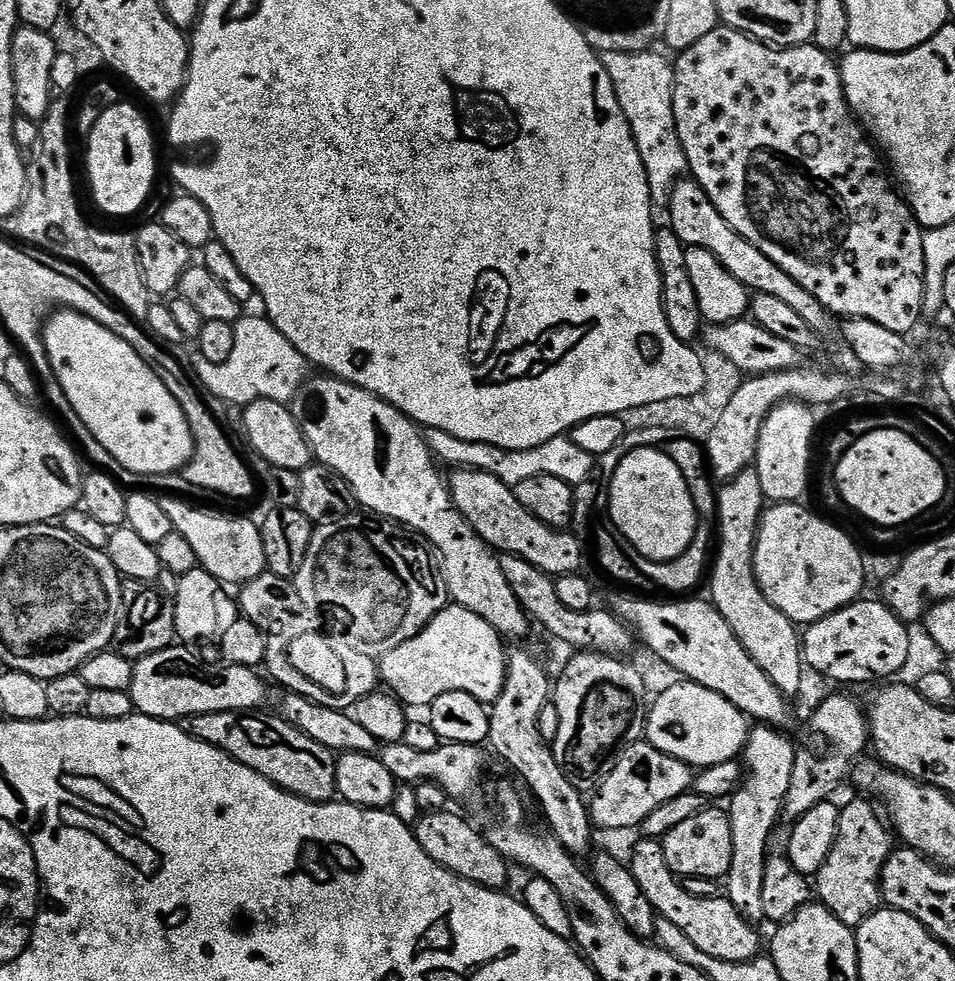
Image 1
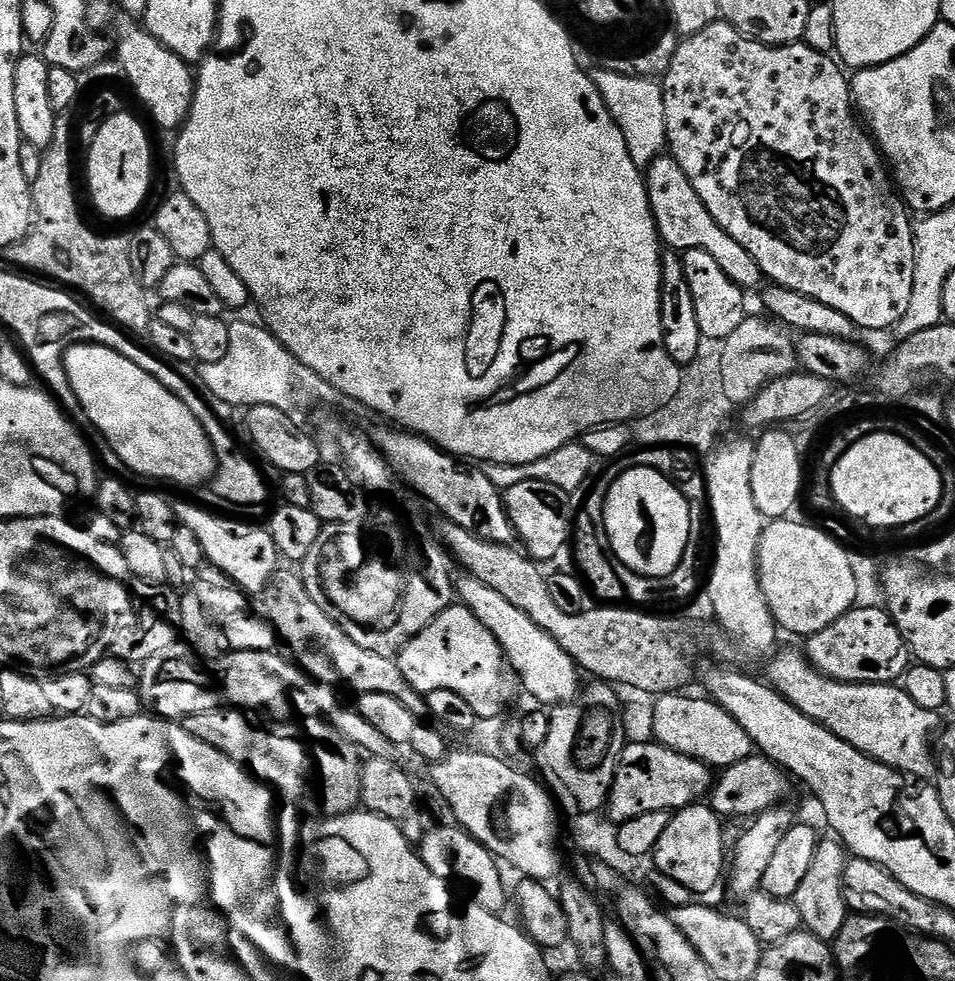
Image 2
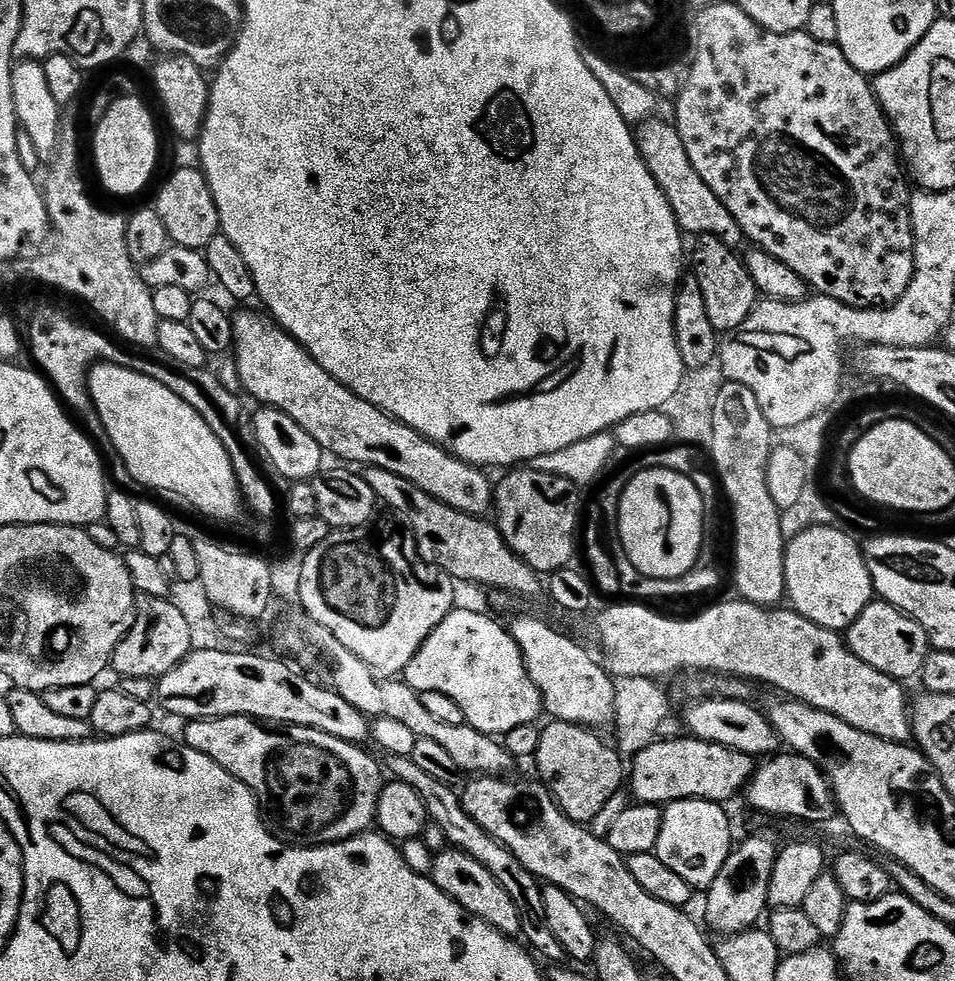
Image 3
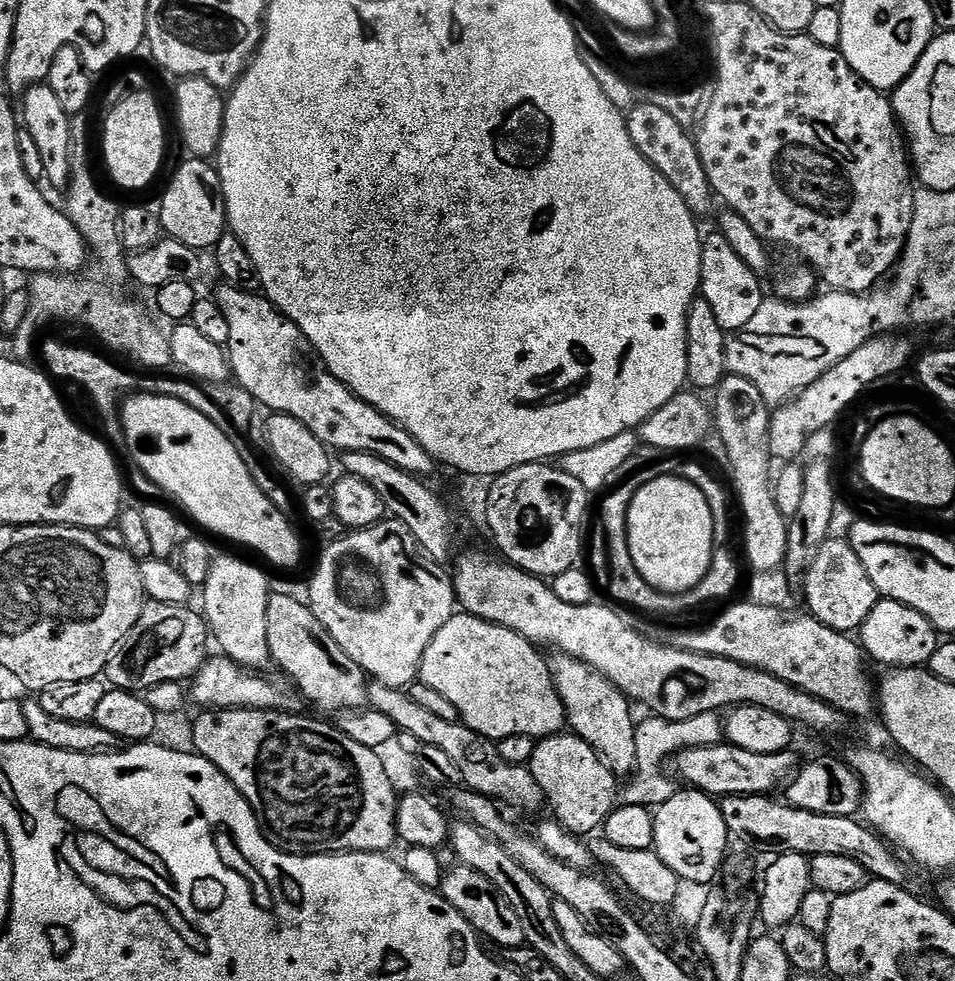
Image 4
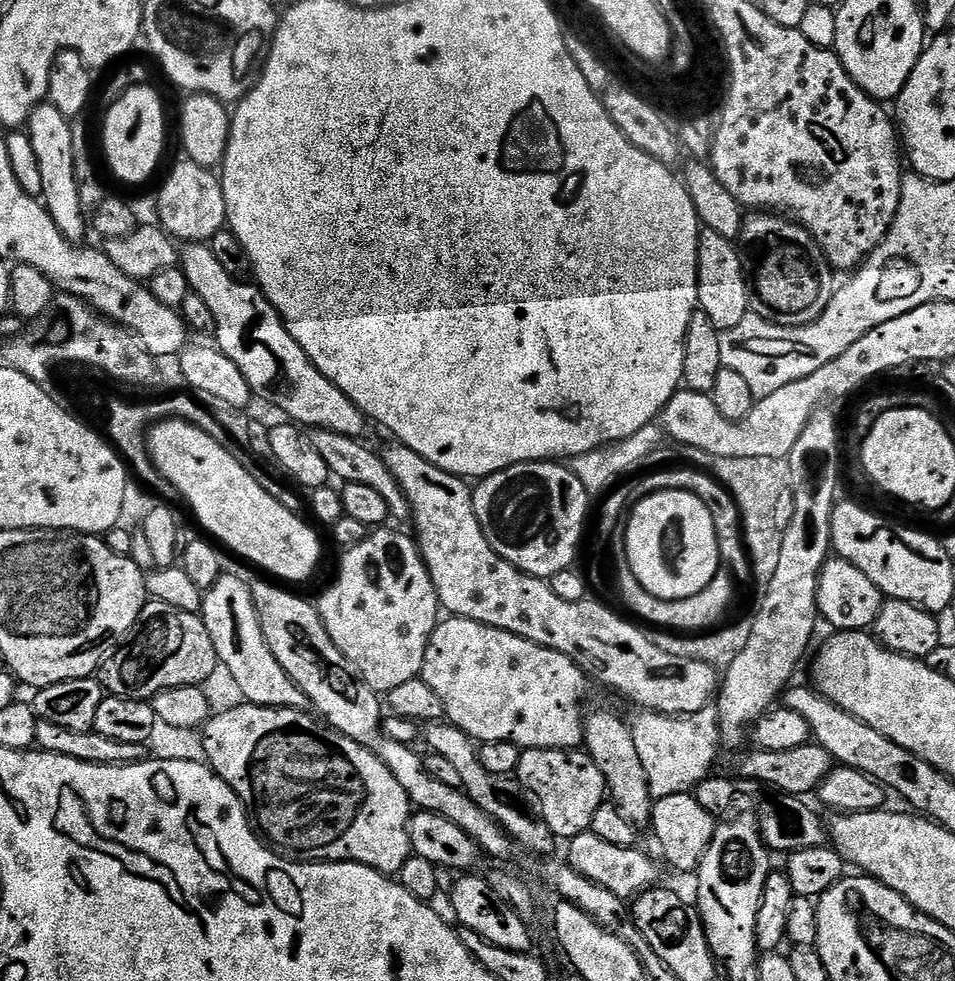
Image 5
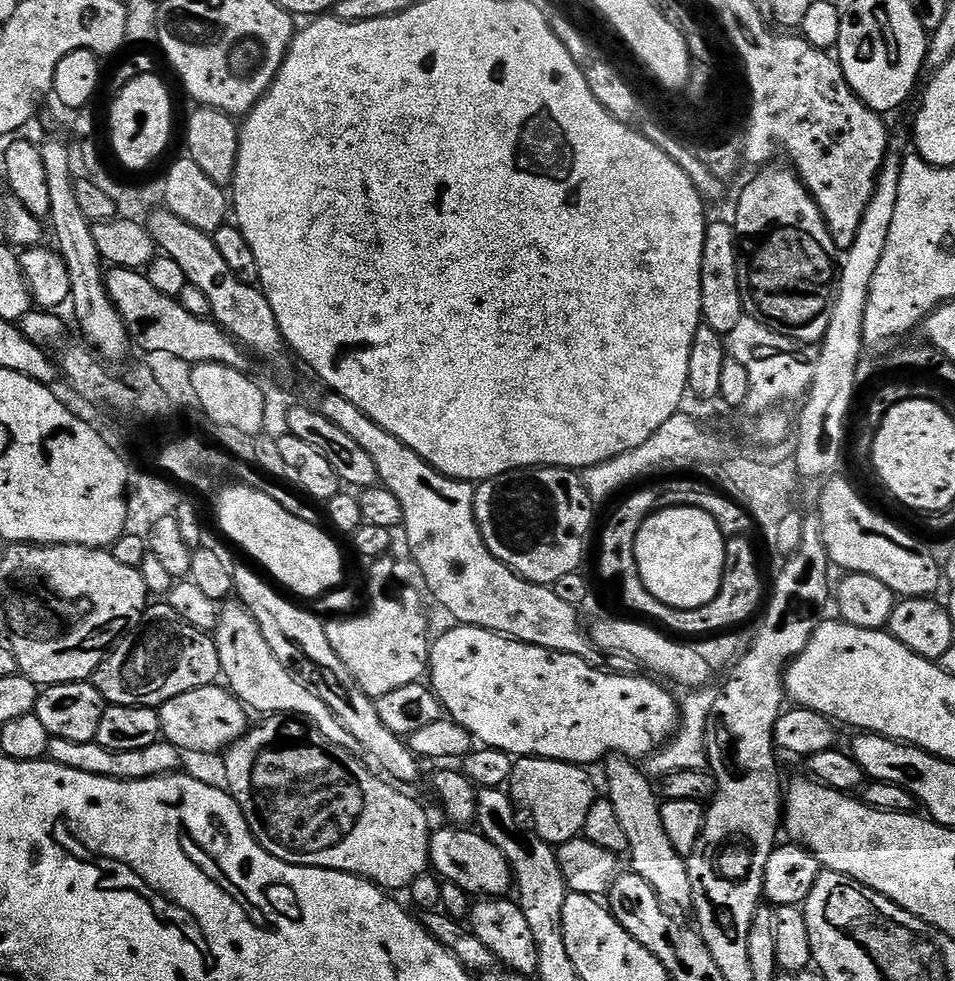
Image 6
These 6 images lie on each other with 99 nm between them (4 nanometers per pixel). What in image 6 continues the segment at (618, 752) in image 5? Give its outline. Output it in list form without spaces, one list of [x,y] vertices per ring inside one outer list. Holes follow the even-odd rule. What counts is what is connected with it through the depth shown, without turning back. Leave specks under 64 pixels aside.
[[[611,753],[604,762],[606,766],[606,798],[614,806],[617,811],[617,817],[622,825],[622,830],[625,831],[628,842],[628,858],[631,858],[631,871],[642,876],[654,890],[654,894],[658,894],[661,904],[669,910],[680,910],[676,908],[692,908],[692,890],[690,884],[690,876],[687,861],[685,857],[680,856],[674,846],[671,845],[670,838],[666,835],[666,830],[663,829],[661,816],[661,801],[656,789],[656,792],[651,784],[653,781],[647,776],[647,773],[633,760],[626,756]]]

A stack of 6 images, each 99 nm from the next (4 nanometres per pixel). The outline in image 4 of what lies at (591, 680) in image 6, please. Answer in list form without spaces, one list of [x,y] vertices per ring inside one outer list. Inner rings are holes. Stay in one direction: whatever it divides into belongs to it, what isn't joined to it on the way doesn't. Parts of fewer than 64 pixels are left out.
[[[453,614],[446,626],[434,634],[420,663],[419,683],[438,690],[442,698],[454,702],[457,717],[478,734],[498,742],[511,736],[543,738],[563,733],[566,728],[564,707],[552,681],[552,670],[547,659],[540,657],[541,649],[514,630],[490,624],[487,620],[467,614]]]

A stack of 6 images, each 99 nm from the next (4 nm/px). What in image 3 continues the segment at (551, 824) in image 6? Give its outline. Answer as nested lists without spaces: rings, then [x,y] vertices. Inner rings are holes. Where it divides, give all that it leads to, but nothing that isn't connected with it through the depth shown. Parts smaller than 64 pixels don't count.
[[[552,722],[549,723],[549,728],[545,727],[540,734],[540,741],[538,742],[538,750],[536,751],[534,757],[534,765],[536,764],[536,768],[540,771],[539,779],[542,781],[545,788],[551,792],[552,796],[556,800],[556,804],[558,807],[566,813],[571,820],[574,821],[576,824],[582,824],[585,826],[591,825],[592,819],[595,817],[596,814],[601,813],[603,806],[606,805],[606,802],[610,801],[610,798],[613,798],[616,792],[621,791],[622,783],[626,780],[626,764],[625,761],[622,759],[620,753],[617,751],[615,747],[610,746],[607,748],[606,745],[603,744],[602,741],[599,740],[601,738],[595,731],[589,730],[587,728],[580,727],[579,724],[562,724],[559,722]]]

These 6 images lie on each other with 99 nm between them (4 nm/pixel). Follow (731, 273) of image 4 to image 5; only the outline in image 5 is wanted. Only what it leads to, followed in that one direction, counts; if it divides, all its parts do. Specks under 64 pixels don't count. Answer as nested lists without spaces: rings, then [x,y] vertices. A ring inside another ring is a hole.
[[[704,228],[698,242],[698,308],[714,322],[719,332],[729,332],[750,314],[748,277],[745,276],[741,249],[714,230]]]

